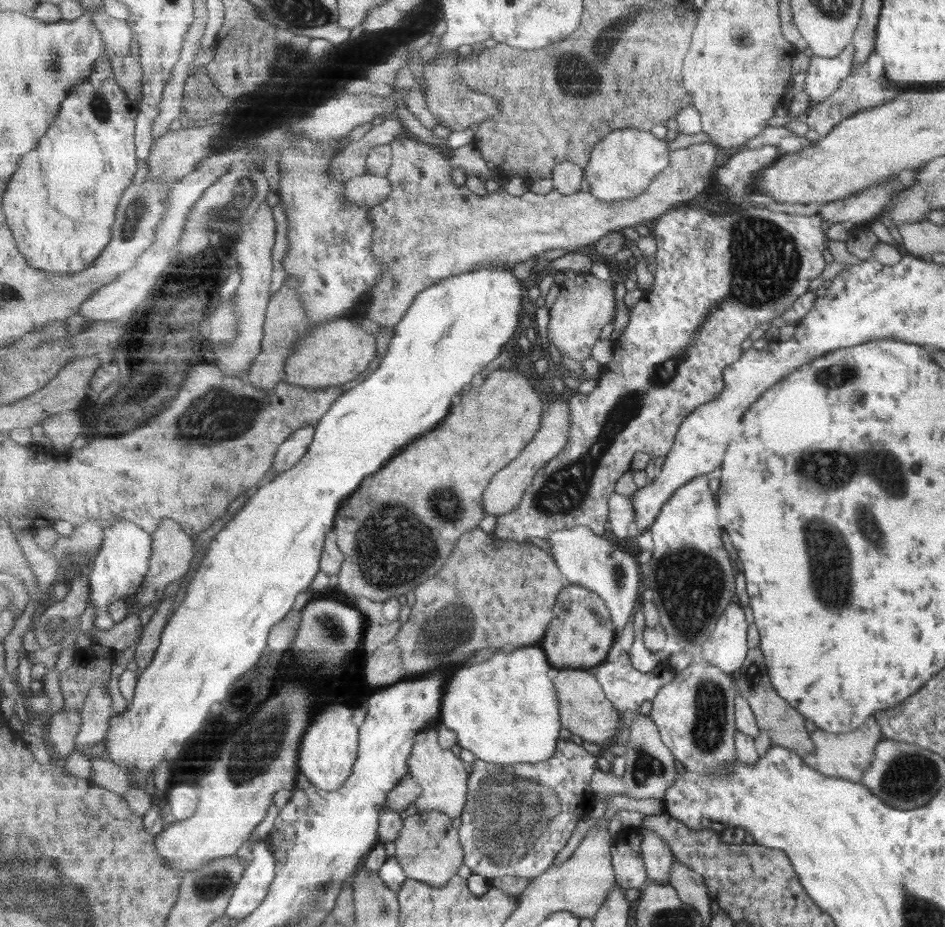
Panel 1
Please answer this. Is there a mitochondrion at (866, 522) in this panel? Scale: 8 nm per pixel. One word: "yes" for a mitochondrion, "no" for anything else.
yes

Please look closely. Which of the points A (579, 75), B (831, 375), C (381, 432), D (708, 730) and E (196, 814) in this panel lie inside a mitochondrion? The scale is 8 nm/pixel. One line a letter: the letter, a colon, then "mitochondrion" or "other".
A: mitochondrion
B: mitochondrion
C: other
D: mitochondrion
E: other

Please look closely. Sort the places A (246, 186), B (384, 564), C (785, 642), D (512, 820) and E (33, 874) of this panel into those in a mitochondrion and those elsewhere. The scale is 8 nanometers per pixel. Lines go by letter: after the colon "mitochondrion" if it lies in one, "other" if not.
A: mitochondrion
B: mitochondrion
C: other
D: mitochondrion
E: mitochondrion

